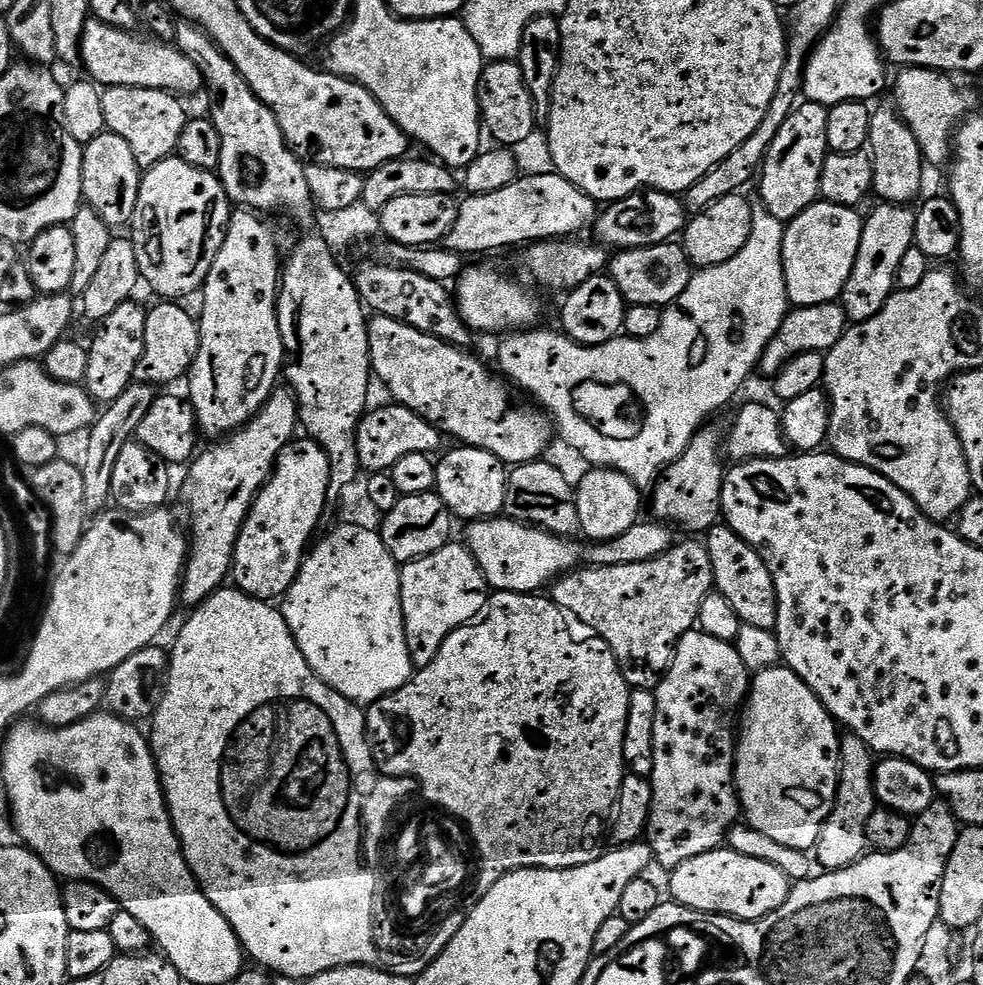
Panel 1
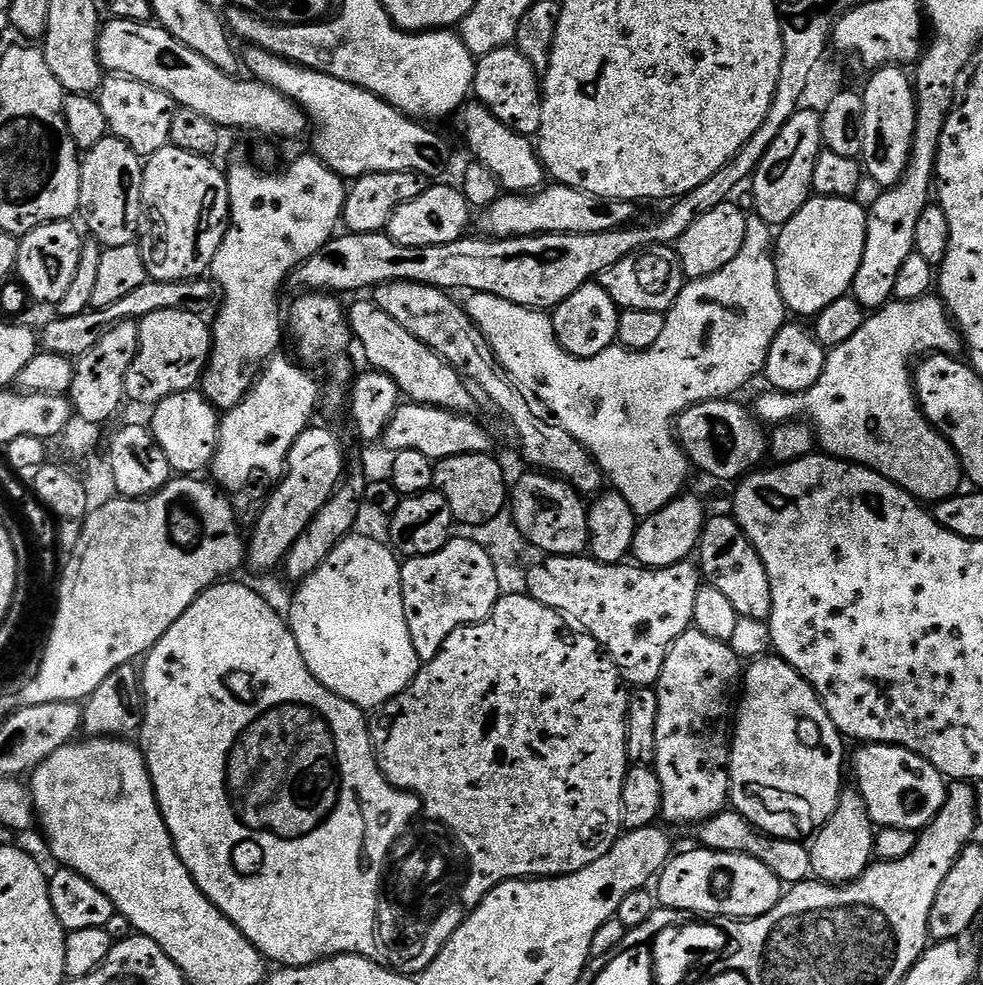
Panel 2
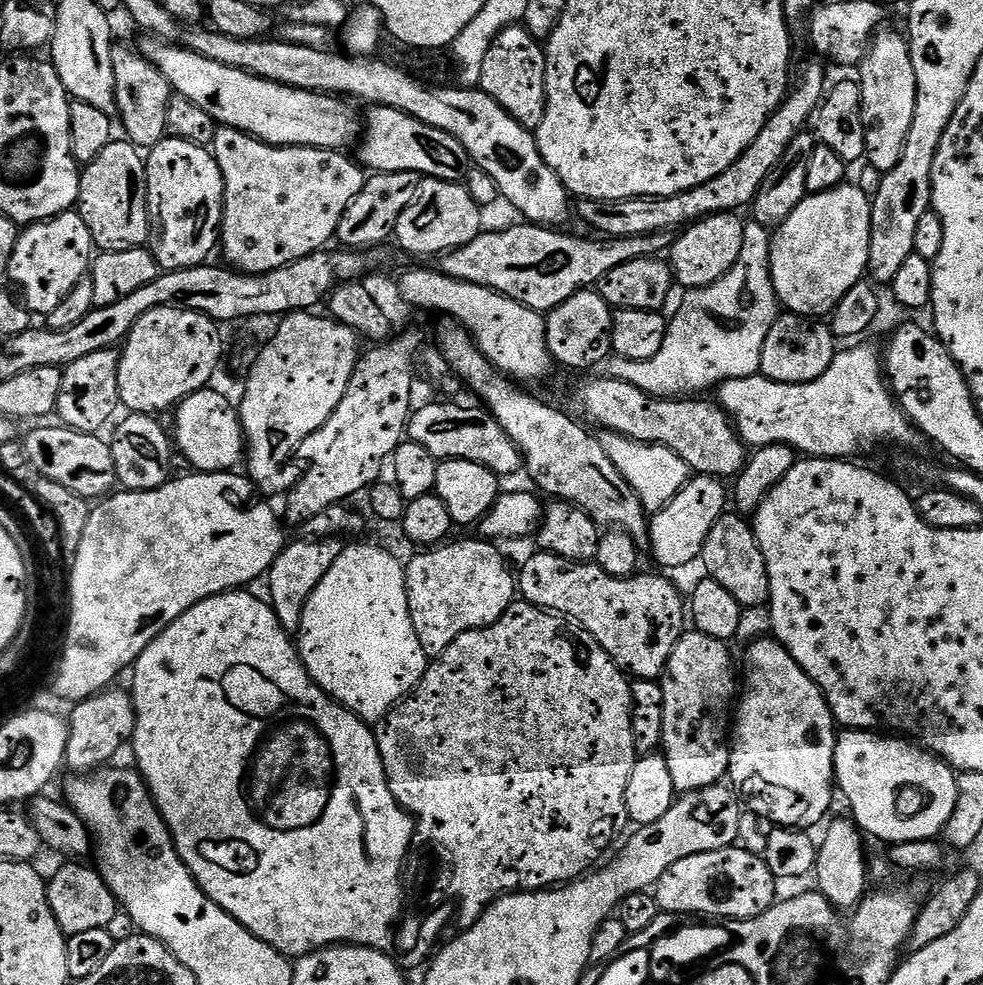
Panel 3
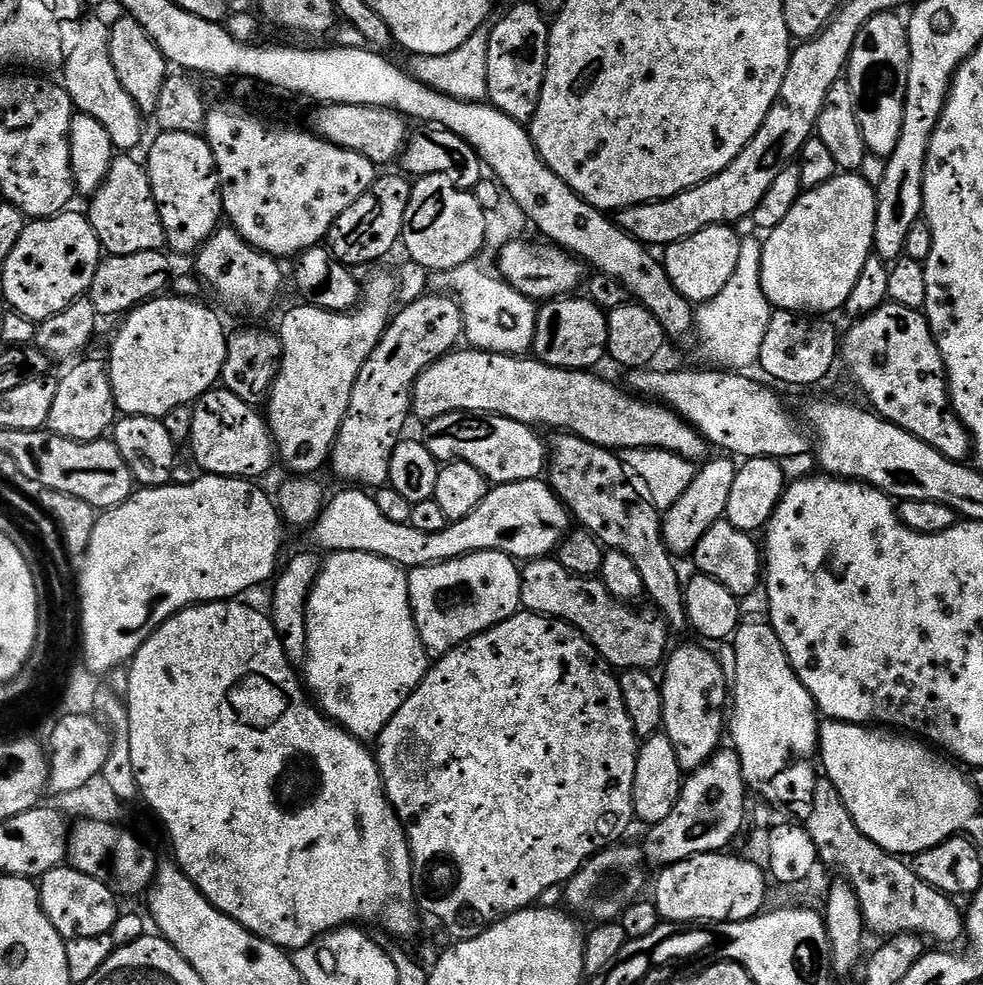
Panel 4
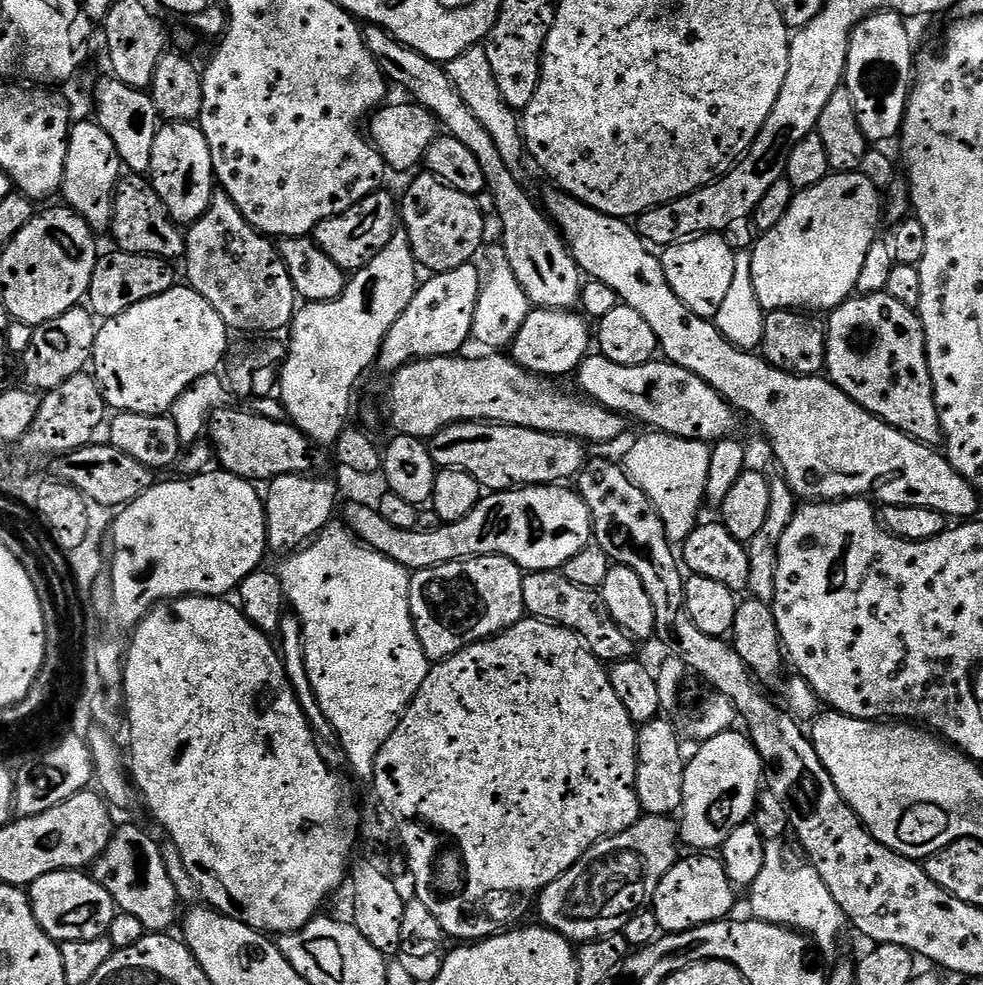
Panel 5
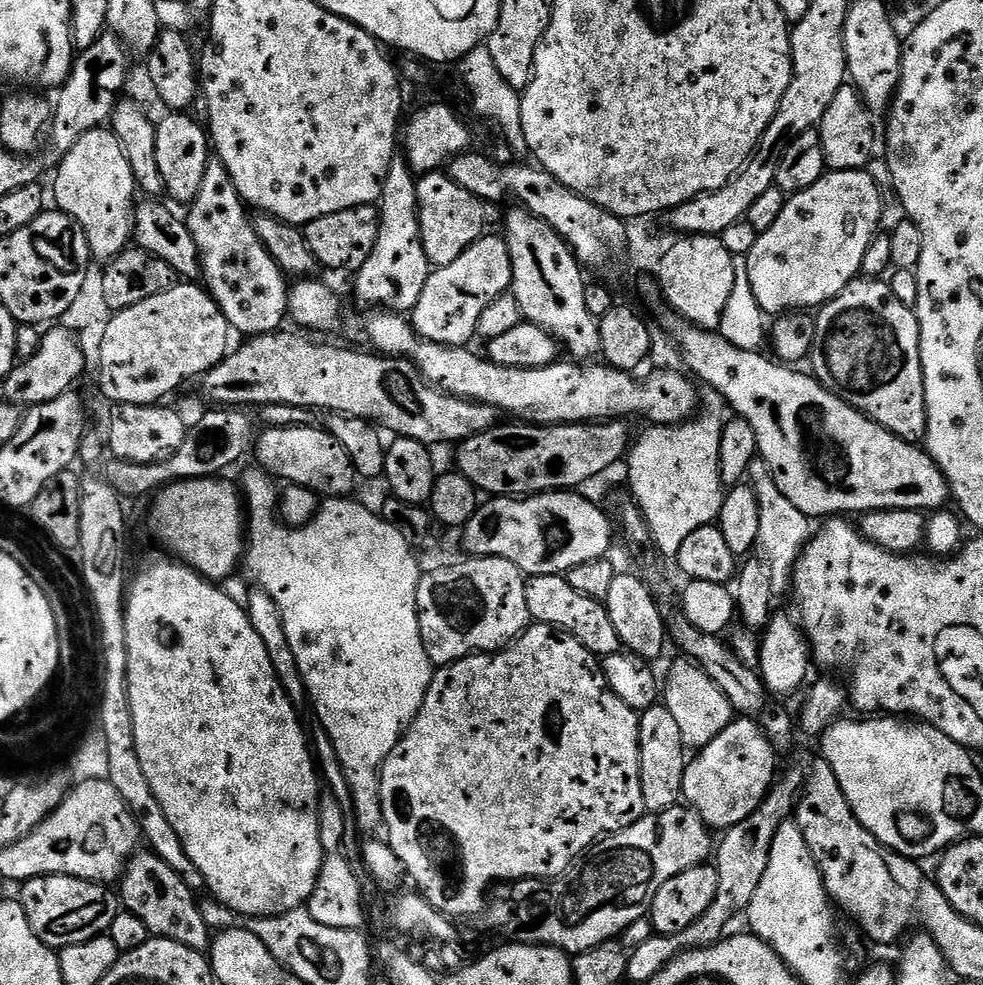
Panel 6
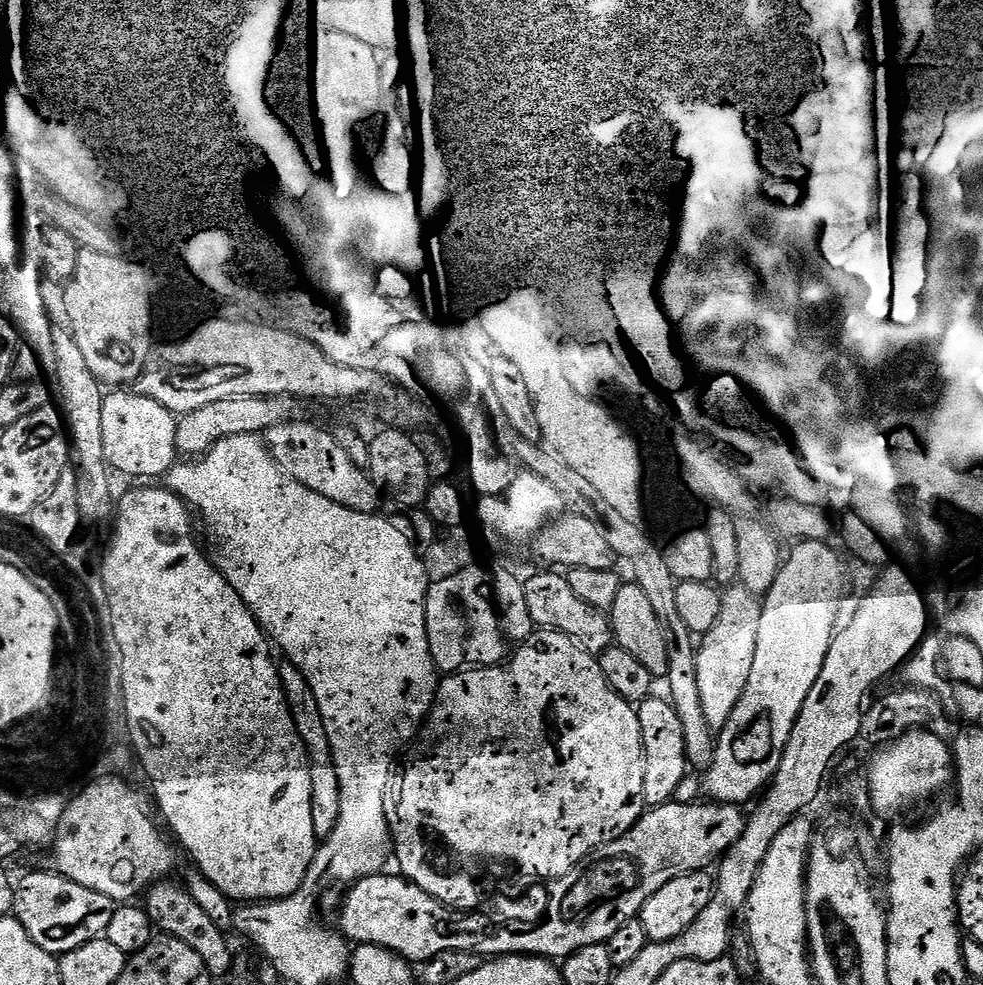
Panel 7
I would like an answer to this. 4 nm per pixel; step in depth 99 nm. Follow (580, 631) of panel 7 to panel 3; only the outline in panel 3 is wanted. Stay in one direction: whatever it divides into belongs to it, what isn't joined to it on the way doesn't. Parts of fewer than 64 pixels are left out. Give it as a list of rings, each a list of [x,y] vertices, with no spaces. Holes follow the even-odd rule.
[[[543,550],[518,568],[523,603],[581,624],[606,650],[620,671],[638,680],[663,677],[668,655],[686,625],[686,600],[664,576],[611,576],[594,562],[567,560]]]

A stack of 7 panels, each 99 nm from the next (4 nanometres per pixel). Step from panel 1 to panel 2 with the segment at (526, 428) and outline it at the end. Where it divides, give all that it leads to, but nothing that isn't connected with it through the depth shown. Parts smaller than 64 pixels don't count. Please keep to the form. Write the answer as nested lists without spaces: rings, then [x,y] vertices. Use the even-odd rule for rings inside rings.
[[[371,299],[360,300],[352,309],[348,308],[346,312],[346,320],[351,327],[351,332],[355,343],[360,343],[360,348],[364,351],[364,356],[369,360],[371,367],[378,372],[384,372],[390,378],[394,378],[394,382],[400,387],[401,393],[413,404],[428,404],[432,408],[445,408],[451,412],[471,413],[472,396],[469,385],[454,371],[451,364],[441,358],[434,350],[430,350],[430,346],[426,346],[422,342],[418,342],[418,338],[414,338],[414,334],[410,334],[410,330],[406,330],[406,326],[398,326],[398,322],[394,322],[394,318],[390,318],[390,314],[386,314]]]

